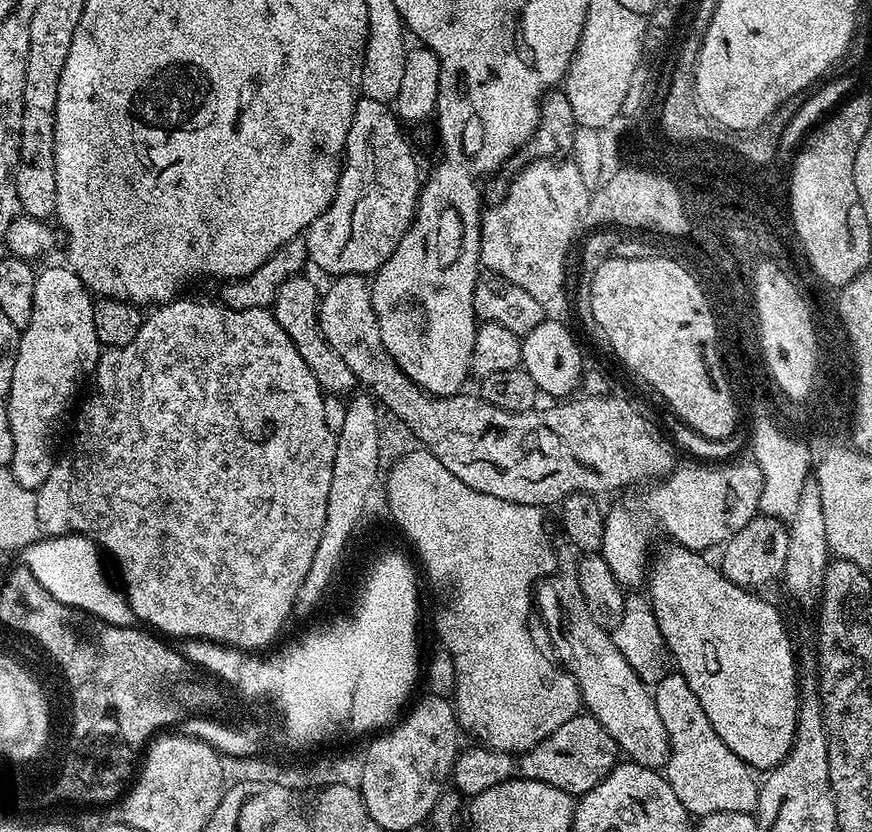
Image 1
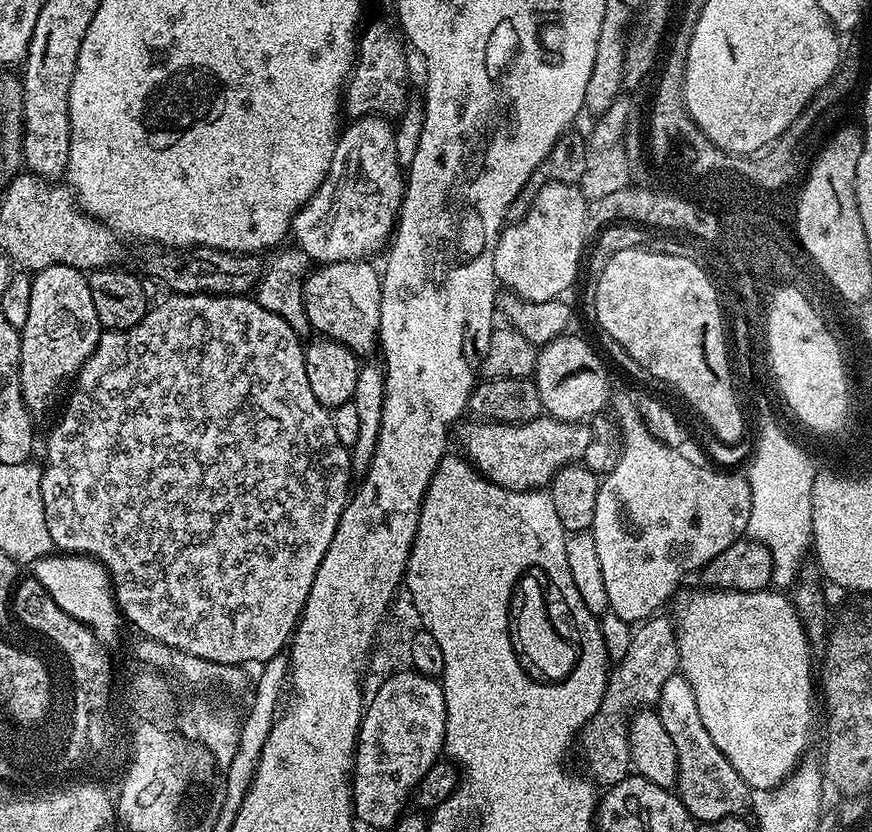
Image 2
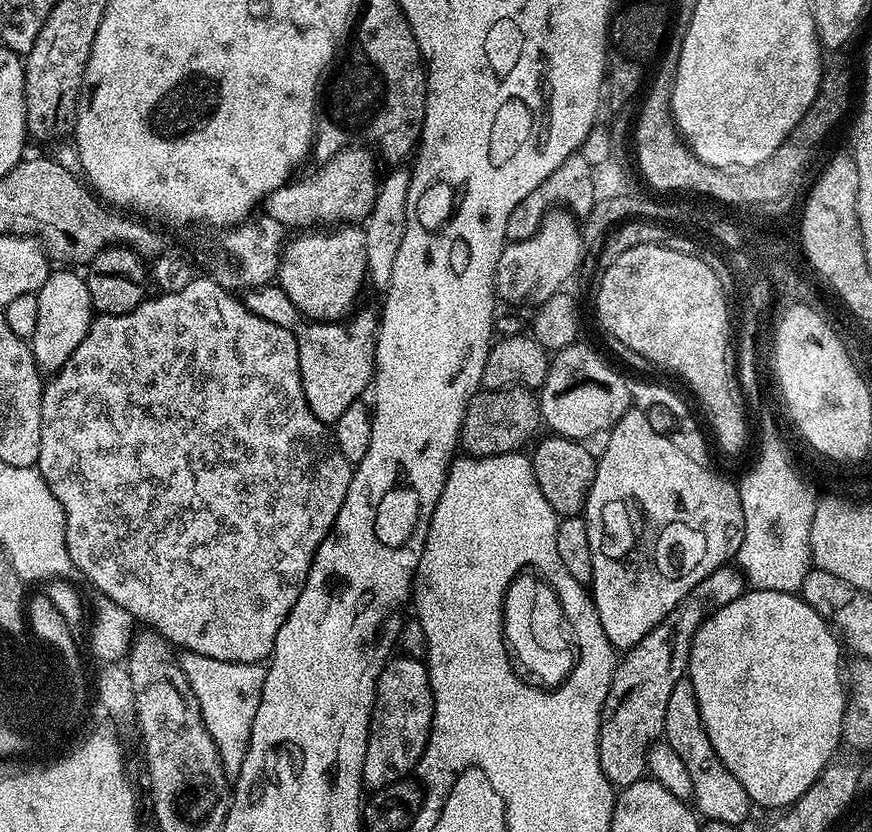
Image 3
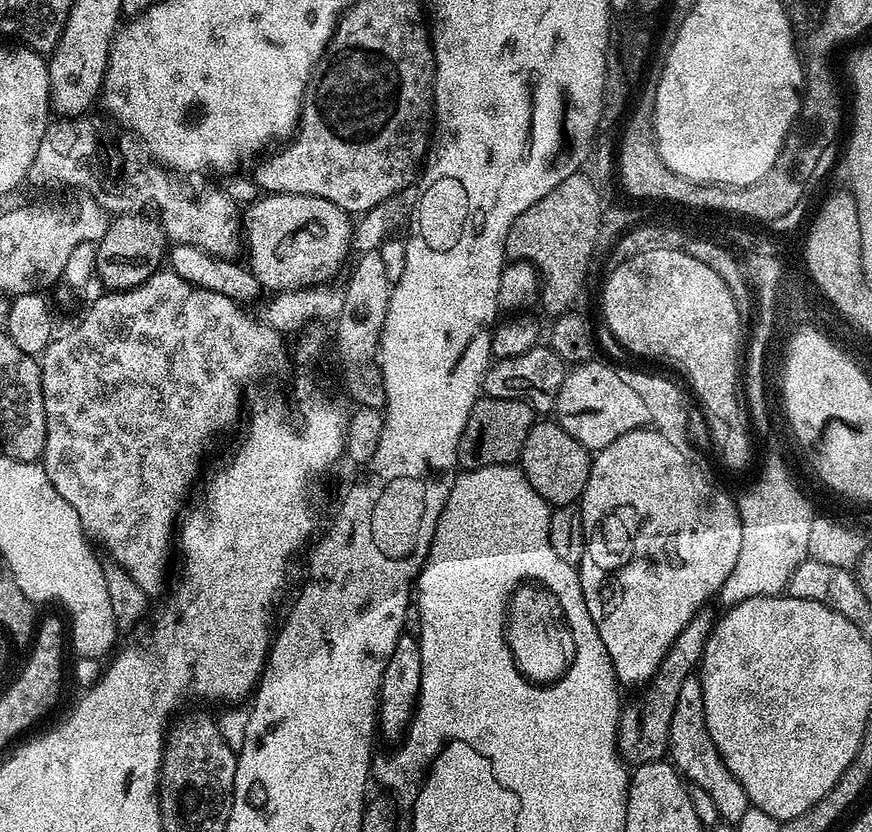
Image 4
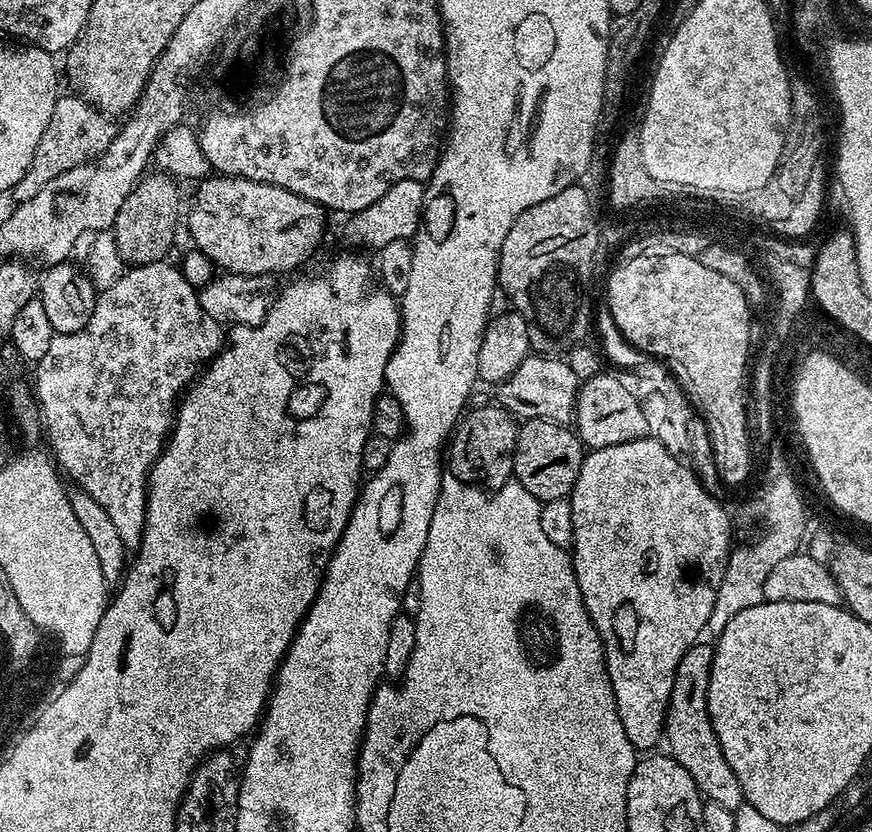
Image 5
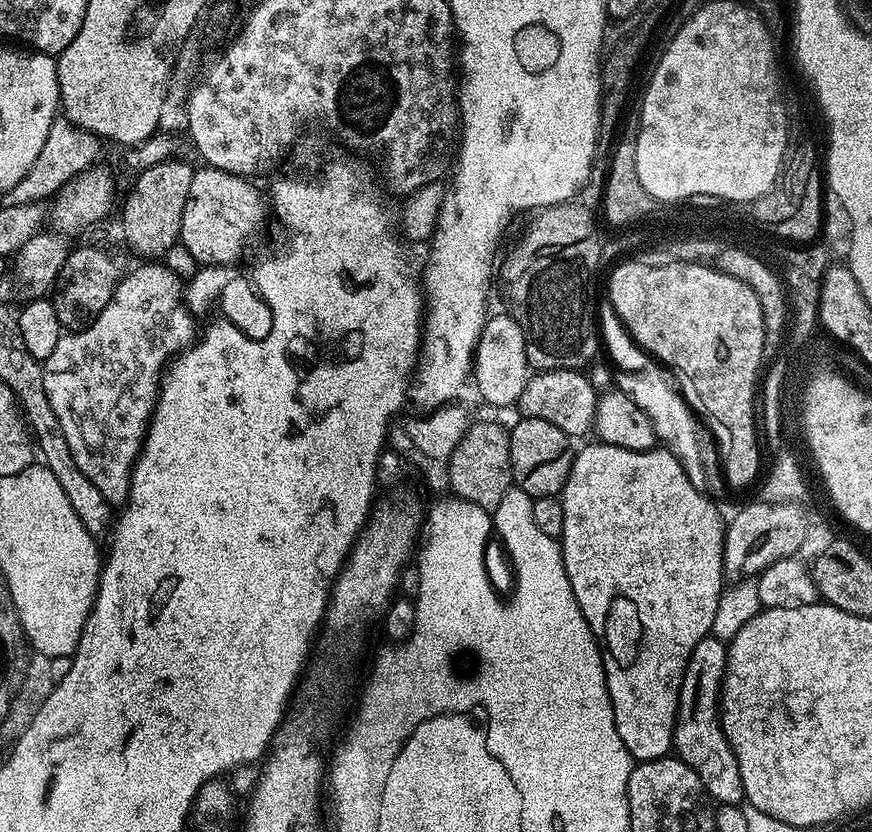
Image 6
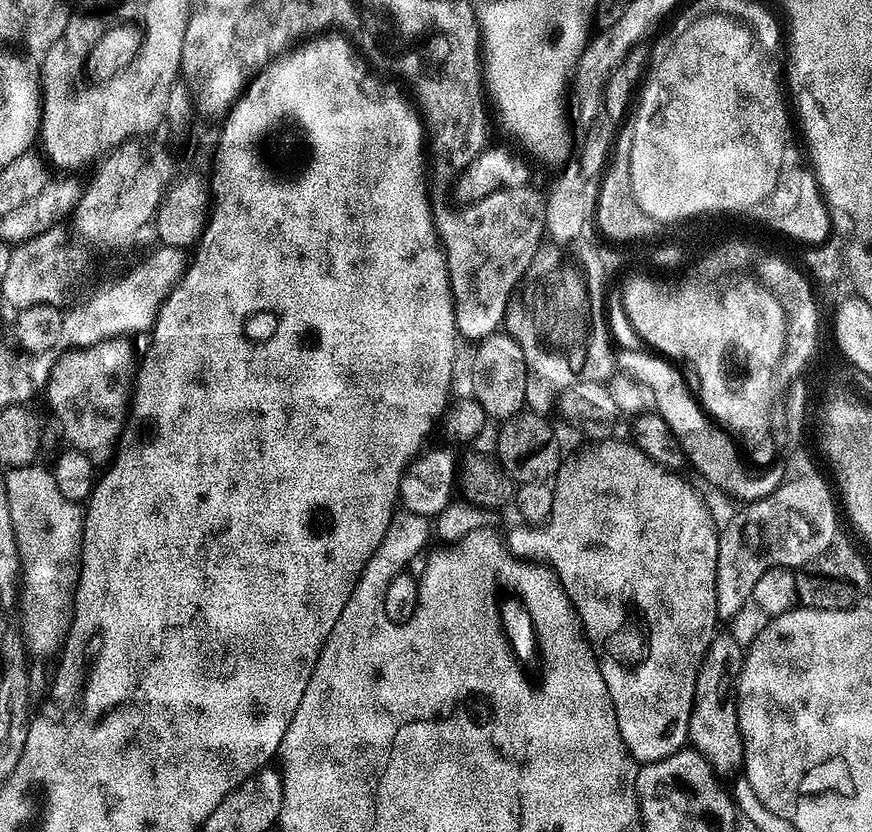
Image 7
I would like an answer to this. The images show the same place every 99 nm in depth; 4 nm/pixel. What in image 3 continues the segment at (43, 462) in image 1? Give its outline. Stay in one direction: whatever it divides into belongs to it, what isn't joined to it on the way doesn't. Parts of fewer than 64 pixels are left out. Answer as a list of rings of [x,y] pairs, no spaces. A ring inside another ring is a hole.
[[[76,270],[53,271],[49,275],[40,291],[36,293],[38,298],[38,326],[34,328],[34,334],[30,341],[32,353],[36,359],[36,365],[40,367],[41,373],[54,374],[78,350],[82,338],[90,330],[94,319],[94,309],[88,281],[83,275],[80,276]]]

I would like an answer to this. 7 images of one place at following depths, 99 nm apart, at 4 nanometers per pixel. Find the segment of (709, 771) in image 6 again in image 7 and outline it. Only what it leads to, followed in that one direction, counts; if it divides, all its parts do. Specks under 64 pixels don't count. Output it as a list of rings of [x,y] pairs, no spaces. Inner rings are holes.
[[[728,630],[717,631],[700,663],[694,682],[694,704],[690,710],[688,744],[720,778],[732,778],[743,769],[744,747],[738,730],[734,677],[744,661],[745,649],[734,642]]]

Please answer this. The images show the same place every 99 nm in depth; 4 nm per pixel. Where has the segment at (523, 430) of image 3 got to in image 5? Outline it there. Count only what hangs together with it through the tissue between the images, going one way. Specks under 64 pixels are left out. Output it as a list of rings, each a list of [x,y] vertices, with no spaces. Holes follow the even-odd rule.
[[[492,404],[485,408],[476,408],[473,412],[472,409],[465,411],[446,448],[446,468],[454,479],[485,490],[495,490],[513,479],[514,446],[518,427],[517,417],[505,408]]]

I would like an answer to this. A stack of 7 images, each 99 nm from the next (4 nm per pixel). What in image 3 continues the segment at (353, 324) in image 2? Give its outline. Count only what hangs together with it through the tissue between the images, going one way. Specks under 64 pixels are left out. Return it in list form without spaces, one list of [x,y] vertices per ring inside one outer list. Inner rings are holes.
[[[336,226],[336,227],[333,227],[331,230],[304,230],[304,231],[301,231],[299,233],[299,235],[297,235],[297,236],[300,236],[297,238],[297,240],[289,239],[287,241],[287,243],[285,243],[284,251],[280,253],[280,269],[277,270],[277,272],[276,272],[276,280],[278,281],[278,285],[280,286],[280,288],[283,291],[286,292],[286,294],[289,296],[290,300],[292,302],[294,302],[294,306],[297,307],[298,311],[304,313],[305,317],[307,317],[307,319],[309,321],[327,322],[327,321],[342,321],[342,320],[344,320],[345,317],[347,317],[349,315],[349,313],[351,313],[353,311],[353,309],[355,309],[357,307],[358,303],[356,303],[356,299],[359,298],[360,291],[363,290],[364,284],[365,284],[365,288],[366,288],[366,281],[369,279],[368,270],[367,270],[367,260],[366,260],[366,234],[364,233],[364,228],[360,227],[360,226]]]

